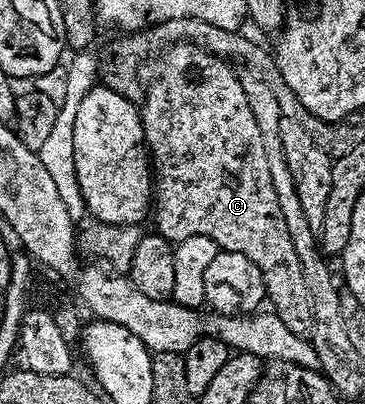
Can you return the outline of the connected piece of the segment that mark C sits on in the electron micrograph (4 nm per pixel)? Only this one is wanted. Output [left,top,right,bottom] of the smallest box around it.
[140,42,313,339]

